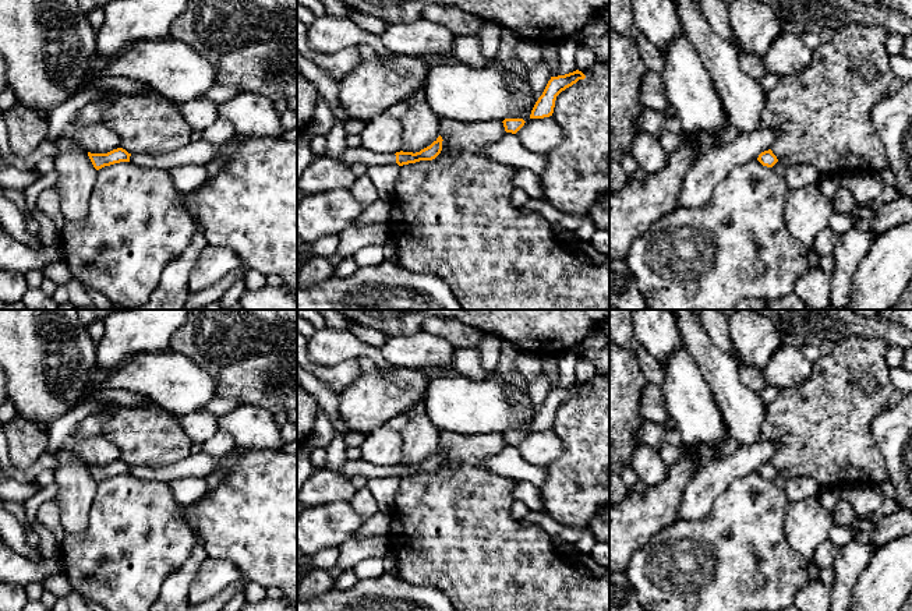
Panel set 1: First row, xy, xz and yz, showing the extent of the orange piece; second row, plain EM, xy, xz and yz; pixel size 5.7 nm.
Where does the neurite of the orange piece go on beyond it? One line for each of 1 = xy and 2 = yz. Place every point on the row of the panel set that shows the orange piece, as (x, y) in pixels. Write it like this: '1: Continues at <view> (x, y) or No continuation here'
1: No continuation here
2: No continuation here

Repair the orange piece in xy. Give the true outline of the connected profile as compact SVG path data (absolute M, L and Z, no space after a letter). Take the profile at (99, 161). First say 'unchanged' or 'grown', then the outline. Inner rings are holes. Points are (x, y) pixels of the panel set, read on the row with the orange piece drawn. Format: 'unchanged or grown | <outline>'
unchanged | M123 148L113 149L107 153L91 153L88 156L96 170L120 162L130 162L131 153Z

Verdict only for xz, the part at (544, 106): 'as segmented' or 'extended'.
as segmented

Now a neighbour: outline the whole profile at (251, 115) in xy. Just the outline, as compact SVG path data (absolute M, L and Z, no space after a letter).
M241 92L218 105L218 119L229 120L236 134L250 138L278 139L284 133L273 100L258 93Z

